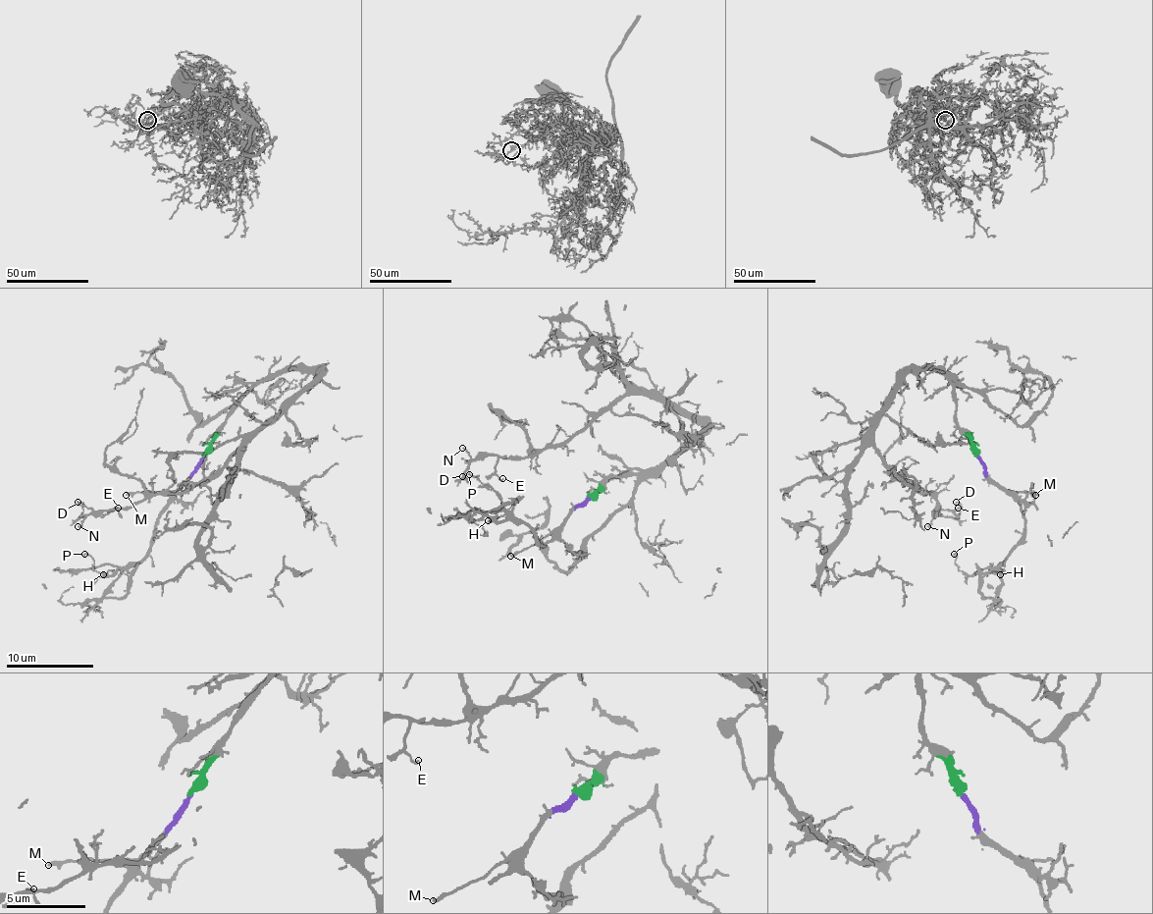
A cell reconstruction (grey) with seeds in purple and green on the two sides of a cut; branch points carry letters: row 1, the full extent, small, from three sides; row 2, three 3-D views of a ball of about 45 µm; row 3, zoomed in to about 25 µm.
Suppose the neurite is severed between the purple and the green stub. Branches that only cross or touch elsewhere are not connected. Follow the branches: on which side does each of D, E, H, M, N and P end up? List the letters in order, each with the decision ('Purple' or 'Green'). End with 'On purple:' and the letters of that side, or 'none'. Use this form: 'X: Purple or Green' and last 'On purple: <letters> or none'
D: Green
E: Green
H: Purple
M: Purple
N: Green
P: Purple
On purple: H, M, P

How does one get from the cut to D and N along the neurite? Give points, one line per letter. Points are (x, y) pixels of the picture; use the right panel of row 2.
D: (977, 455), (953, 385), (933, 369), (905, 374), (874, 451), (938, 513), (955, 517), (955, 503)
N: (977, 455), (955, 415), (953, 385), (933, 369), (905, 374), (874, 428), (874, 451), (938, 503), (926, 526)

